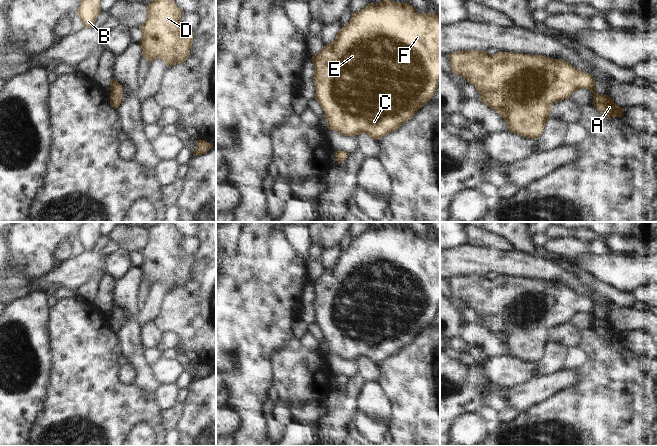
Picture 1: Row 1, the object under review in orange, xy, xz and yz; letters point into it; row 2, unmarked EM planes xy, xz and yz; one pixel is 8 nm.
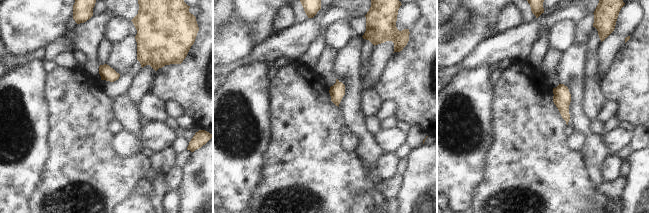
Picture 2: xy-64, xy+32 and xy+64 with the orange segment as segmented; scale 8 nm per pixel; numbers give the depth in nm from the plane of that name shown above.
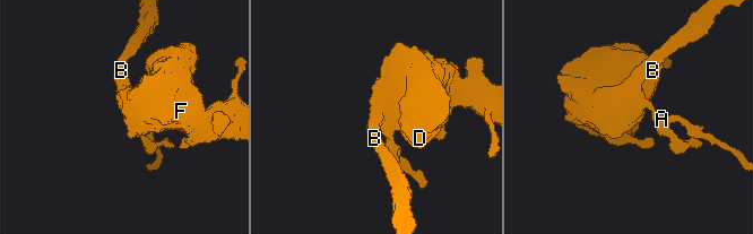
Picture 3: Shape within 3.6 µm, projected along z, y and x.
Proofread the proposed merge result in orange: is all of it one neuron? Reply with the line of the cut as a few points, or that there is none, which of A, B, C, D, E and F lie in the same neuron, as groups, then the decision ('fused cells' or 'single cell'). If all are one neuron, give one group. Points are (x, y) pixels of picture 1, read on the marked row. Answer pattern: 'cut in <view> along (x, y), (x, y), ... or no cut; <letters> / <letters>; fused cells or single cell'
no cut; A B C D E F; single cell

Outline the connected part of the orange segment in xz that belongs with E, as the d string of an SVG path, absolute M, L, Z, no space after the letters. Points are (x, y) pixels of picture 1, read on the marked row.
M383 0L379 4L369 3L360 11L352 13L351 20L342 27L335 40L330 44L324 45L324 48L317 55L312 56L312 60L314 63L315 99L324 111L323 117L327 121L328 130L336 130L339 134L349 137L367 134L369 137L379 140L409 121L434 96L440 82L440 17L432 12L418 13L408 3L393 2L391 0Z

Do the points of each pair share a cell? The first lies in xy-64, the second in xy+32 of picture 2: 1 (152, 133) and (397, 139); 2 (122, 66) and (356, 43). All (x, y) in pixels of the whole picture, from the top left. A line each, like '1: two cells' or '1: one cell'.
1: one cell
2: one cell

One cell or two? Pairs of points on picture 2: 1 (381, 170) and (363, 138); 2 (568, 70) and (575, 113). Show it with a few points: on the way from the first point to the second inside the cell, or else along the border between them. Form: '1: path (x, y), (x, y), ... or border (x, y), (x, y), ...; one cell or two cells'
1: border (382, 152), (375, 163), (374, 172); two cells
2: path (576, 79), (576, 102); one cell

